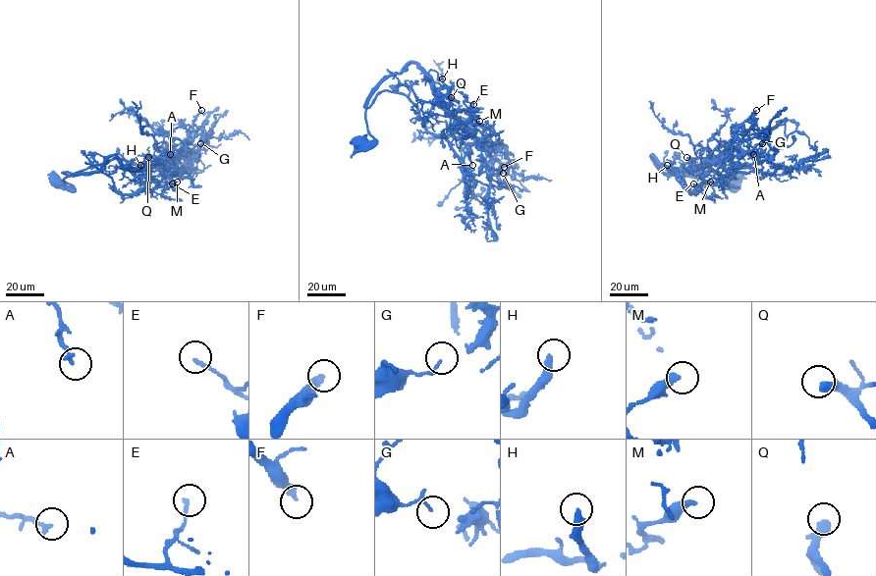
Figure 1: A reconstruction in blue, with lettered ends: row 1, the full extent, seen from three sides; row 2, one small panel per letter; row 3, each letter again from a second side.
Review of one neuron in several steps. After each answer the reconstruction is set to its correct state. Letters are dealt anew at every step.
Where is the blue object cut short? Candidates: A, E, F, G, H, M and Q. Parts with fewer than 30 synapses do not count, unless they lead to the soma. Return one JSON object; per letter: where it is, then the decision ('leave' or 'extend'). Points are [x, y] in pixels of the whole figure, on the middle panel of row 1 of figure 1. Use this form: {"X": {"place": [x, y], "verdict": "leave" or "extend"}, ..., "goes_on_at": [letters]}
{"A": {"place": [472, 165], "verdict": "leave"}, "E": {"place": [473, 104], "verdict": "leave"}, "F": {"place": [504, 167], "verdict": "extend"}, "G": {"place": [503, 173], "verdict": "leave"}, "H": {"place": [442, 78], "verdict": "extend"}, "M": {"place": [479, 121], "verdict": "leave"}, "Q": {"place": [451, 97], "verdict": "extend"}, "goes_on_at": ["F", "H", "Q"]}

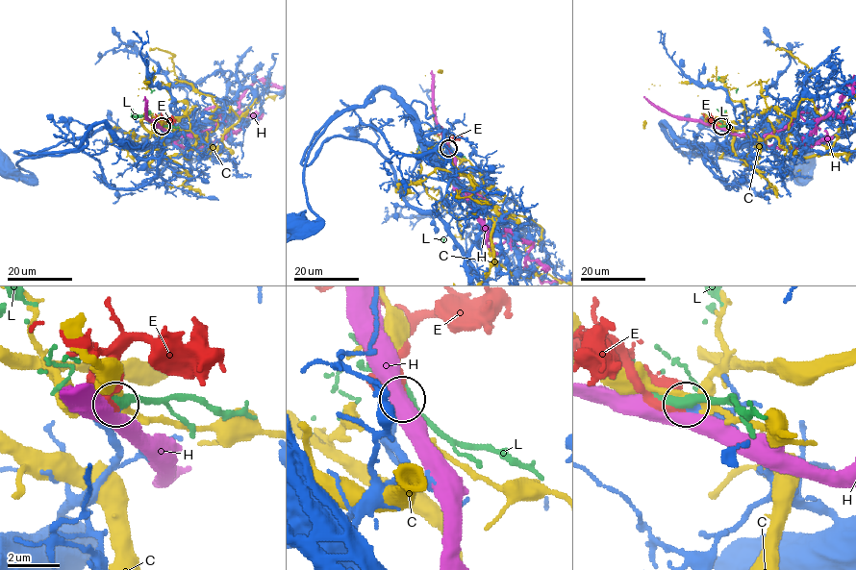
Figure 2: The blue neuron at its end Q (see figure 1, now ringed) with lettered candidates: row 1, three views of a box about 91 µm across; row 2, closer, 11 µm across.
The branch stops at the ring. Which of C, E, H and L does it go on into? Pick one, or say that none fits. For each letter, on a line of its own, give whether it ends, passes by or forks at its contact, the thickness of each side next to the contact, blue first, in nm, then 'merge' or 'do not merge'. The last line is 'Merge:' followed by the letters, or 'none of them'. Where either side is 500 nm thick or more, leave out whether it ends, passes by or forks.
C: 500/240 nm | do not merge
E: 500/550 nm | merge
H: 500/500 nm | do not merge
L: 500/340 nm | do not merge
Merge: E

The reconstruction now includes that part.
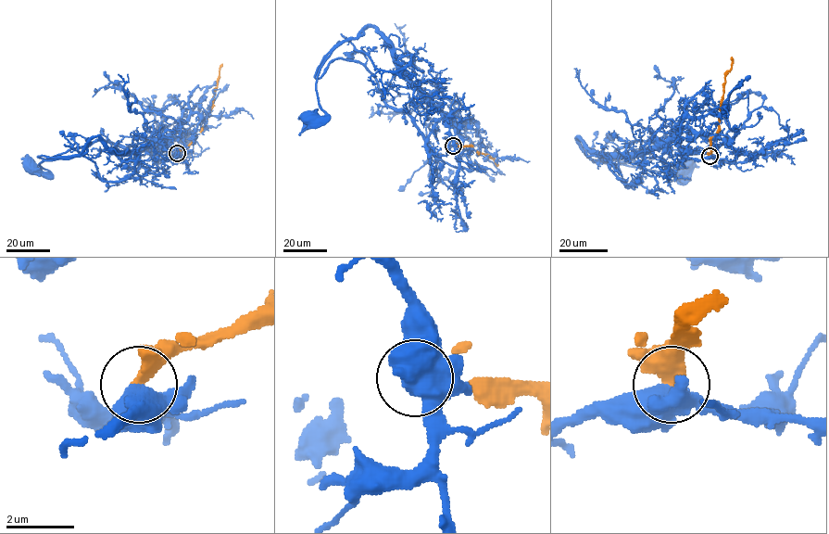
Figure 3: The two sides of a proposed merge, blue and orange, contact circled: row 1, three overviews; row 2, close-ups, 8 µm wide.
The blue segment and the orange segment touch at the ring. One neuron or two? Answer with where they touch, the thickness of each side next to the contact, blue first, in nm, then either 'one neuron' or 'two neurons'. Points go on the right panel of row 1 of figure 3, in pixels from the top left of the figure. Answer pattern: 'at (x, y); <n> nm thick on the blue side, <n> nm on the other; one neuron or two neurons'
at (709, 156); 500 nm thick on the blue side, 380 nm on the other; two neurons

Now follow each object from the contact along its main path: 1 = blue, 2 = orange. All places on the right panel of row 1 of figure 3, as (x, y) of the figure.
1: (709, 156), (686, 158), (671, 140), (605, 153), (578, 138), (594, 161), (677, 177), (680, 170)
2: (709, 156), (710, 138), (719, 129), (725, 73), (731, 69), (731, 57)

